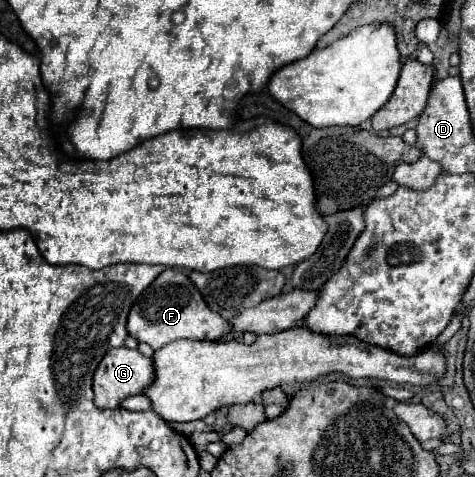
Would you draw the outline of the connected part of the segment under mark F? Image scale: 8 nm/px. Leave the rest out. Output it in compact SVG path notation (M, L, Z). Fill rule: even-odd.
M164 269L134 301L128 313L128 333L138 341L148 343L154 351L176 339L196 339L196 341L214 341L228 331L228 321L218 313L208 309L196 285L188 279L186 273L176 269Z

